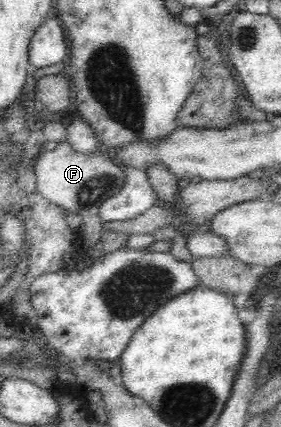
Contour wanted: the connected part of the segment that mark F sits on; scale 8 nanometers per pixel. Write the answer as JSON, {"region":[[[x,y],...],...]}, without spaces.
{"region":[[[65,140],[59,142],[53,150],[42,149],[30,165],[34,167],[34,177],[37,181],[36,192],[51,204],[82,217],[81,253],[87,253],[105,234],[103,223],[99,218],[100,205],[104,204],[108,198],[118,194],[124,186],[125,172],[122,167],[102,150],[82,154],[74,151]]]}

